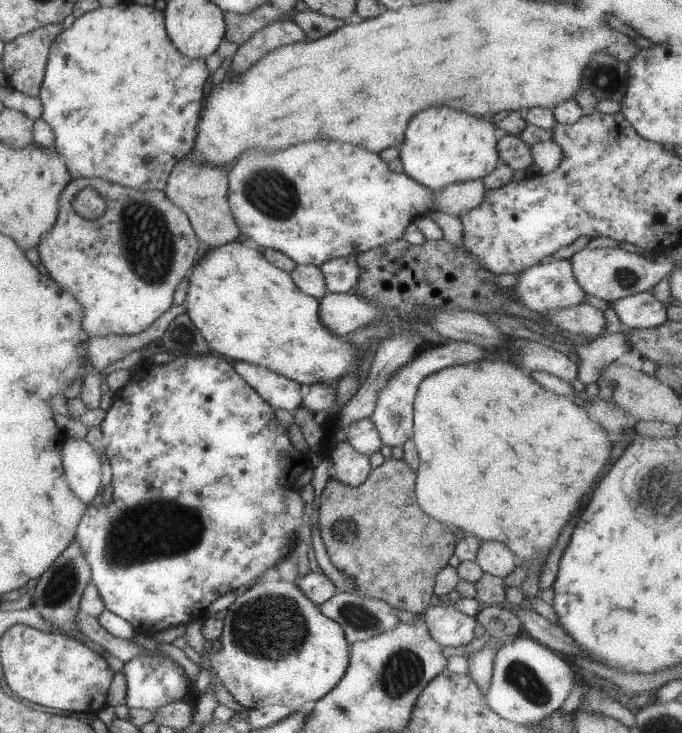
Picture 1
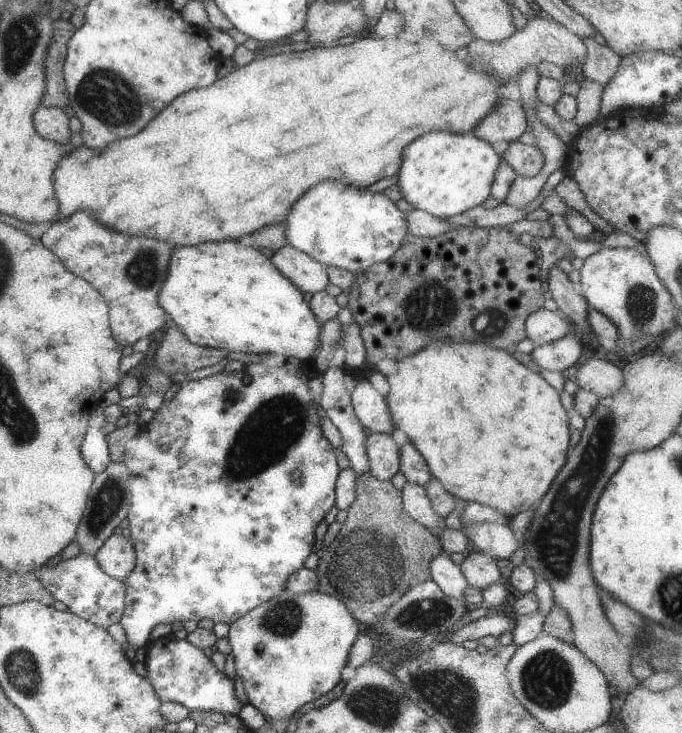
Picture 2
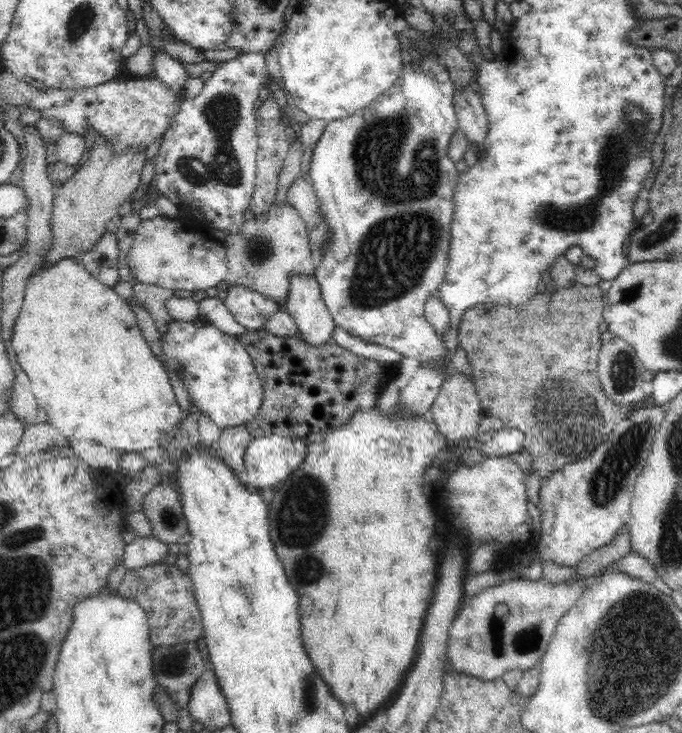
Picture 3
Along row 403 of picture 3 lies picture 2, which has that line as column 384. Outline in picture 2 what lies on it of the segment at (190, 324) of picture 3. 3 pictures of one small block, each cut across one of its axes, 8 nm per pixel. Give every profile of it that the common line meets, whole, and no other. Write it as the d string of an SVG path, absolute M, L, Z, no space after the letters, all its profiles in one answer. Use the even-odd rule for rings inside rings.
M325 180L309 188L289 206L282 223L287 245L324 267L343 268L354 274L389 259L401 246L407 228L403 213L383 193L343 186L341 180Z

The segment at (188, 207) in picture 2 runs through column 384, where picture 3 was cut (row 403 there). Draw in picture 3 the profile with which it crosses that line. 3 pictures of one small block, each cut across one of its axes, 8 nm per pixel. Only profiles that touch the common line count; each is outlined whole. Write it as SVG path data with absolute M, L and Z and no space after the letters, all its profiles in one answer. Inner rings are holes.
M62 258L62 260L54 262L54 264L44 263L37 268L34 274L28 276L20 316L16 318L12 330L14 330L10 336L12 351L16 352L18 363L20 363L22 370L28 374L28 378L32 382L31 389L38 406L44 408L47 414L47 422L54 426L56 431L64 432L64 436L72 436L82 420L88 422L88 424L100 422L100 428L106 428L104 430L106 436L108 436L106 446L122 450L122 452L142 452L142 450L154 447L163 448L177 437L178 424L181 421L181 408L176 401L176 397L174 397L174 391L172 391L172 386L168 381L168 374L164 371L162 364L154 357L150 347L148 347L148 343L146 343L142 331L138 327L134 312L128 307L125 299L113 292L112 287L105 286L96 280L78 258Z

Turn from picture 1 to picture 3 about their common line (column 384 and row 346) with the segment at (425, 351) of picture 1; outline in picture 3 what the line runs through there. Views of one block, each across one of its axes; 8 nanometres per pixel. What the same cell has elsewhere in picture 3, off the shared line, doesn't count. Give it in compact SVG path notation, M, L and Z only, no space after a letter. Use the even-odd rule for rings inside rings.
M434 54L426 56L426 60L418 66L407 67L404 65L402 78L394 84L394 88L378 96L368 107L356 111L352 116L333 120L327 123L320 141L314 147L314 155L311 159L310 176L311 183L315 188L319 206L323 217L327 218L330 225L331 234L329 243L323 250L322 263L313 274L320 284L322 298L332 315L335 326L344 328L352 336L360 337L366 342L388 347L400 354L404 358L414 358L420 367L432 365L436 371L442 371L446 376L444 381L452 373L456 372L456 359L452 356L443 342L442 336L434 330L434 327L426 321L423 308L430 296L437 292L438 286L442 283L442 276L446 272L446 250L450 246L450 220L454 212L452 204L452 194L454 194L454 180L458 176L458 171L454 167L454 161L447 155L449 143L454 132L458 129L456 111L453 107L453 100L457 91L449 79L449 74L442 63L438 62L438 57Z

